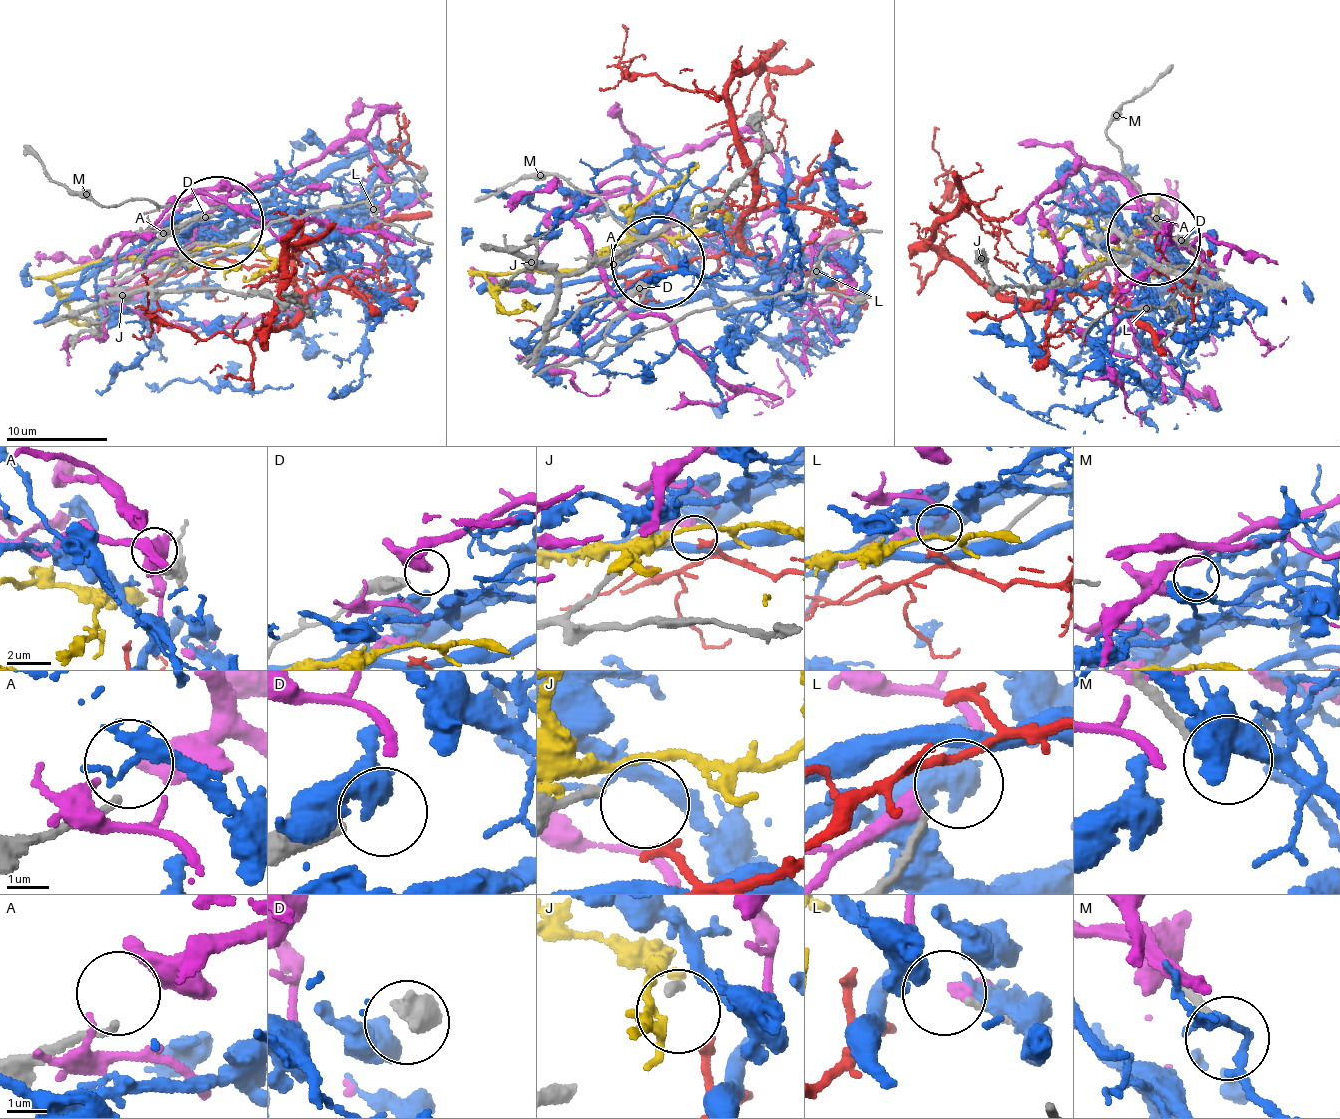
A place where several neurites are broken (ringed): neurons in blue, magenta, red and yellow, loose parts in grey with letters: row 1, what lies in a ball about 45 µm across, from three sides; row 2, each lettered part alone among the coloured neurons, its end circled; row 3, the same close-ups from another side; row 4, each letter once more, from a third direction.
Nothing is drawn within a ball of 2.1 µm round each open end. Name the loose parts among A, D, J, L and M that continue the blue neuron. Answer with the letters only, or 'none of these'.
M

